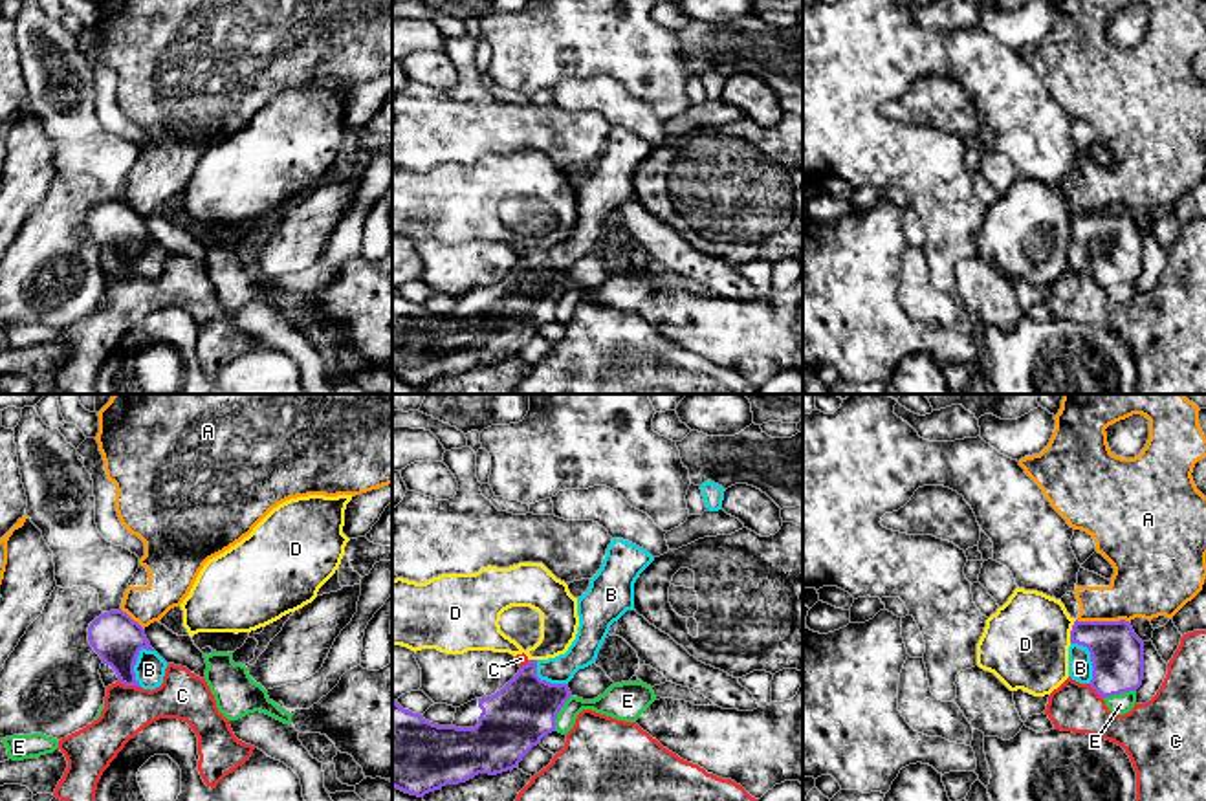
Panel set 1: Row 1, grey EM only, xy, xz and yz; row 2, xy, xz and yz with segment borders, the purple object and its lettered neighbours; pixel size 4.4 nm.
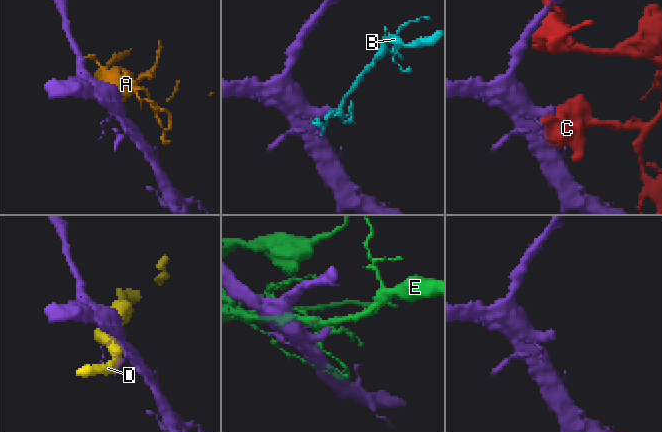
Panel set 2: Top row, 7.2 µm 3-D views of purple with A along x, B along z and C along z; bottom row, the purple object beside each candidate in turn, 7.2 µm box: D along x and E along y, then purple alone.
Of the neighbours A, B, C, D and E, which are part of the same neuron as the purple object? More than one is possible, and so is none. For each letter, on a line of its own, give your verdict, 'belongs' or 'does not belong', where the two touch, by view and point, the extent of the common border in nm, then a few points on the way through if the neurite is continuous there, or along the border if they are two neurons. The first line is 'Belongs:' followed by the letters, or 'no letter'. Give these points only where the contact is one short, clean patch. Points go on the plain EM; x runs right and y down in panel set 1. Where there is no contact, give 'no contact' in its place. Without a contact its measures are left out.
Belongs: B
A: does not belong; contact yz (1102, 211); length 240 nm
B: belongs; contact yz (1091, 248); length 200 nm; way yz (1117, 242), (1091, 248), (1080, 257)
C: does not belong; contact xy (129, 274); length 110 nm
D: does not belong; contact yz (1071, 220); length 110 nm
E: does not belong; contact xz (558, 301); length 180 nm

